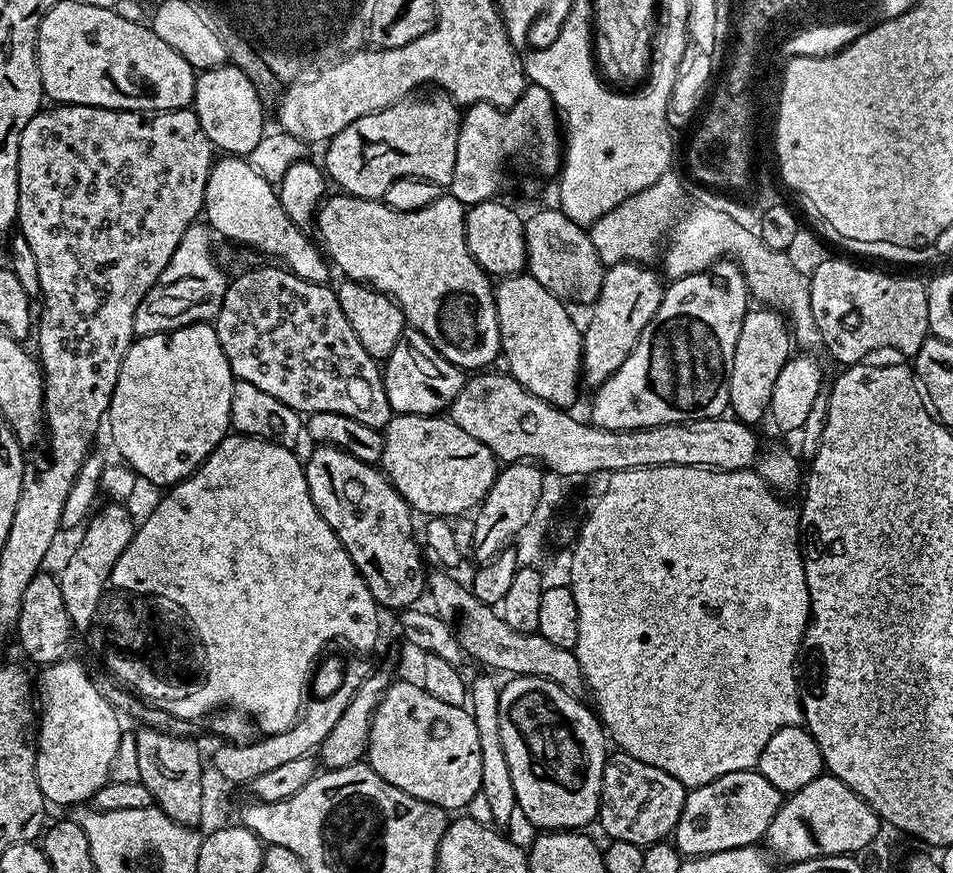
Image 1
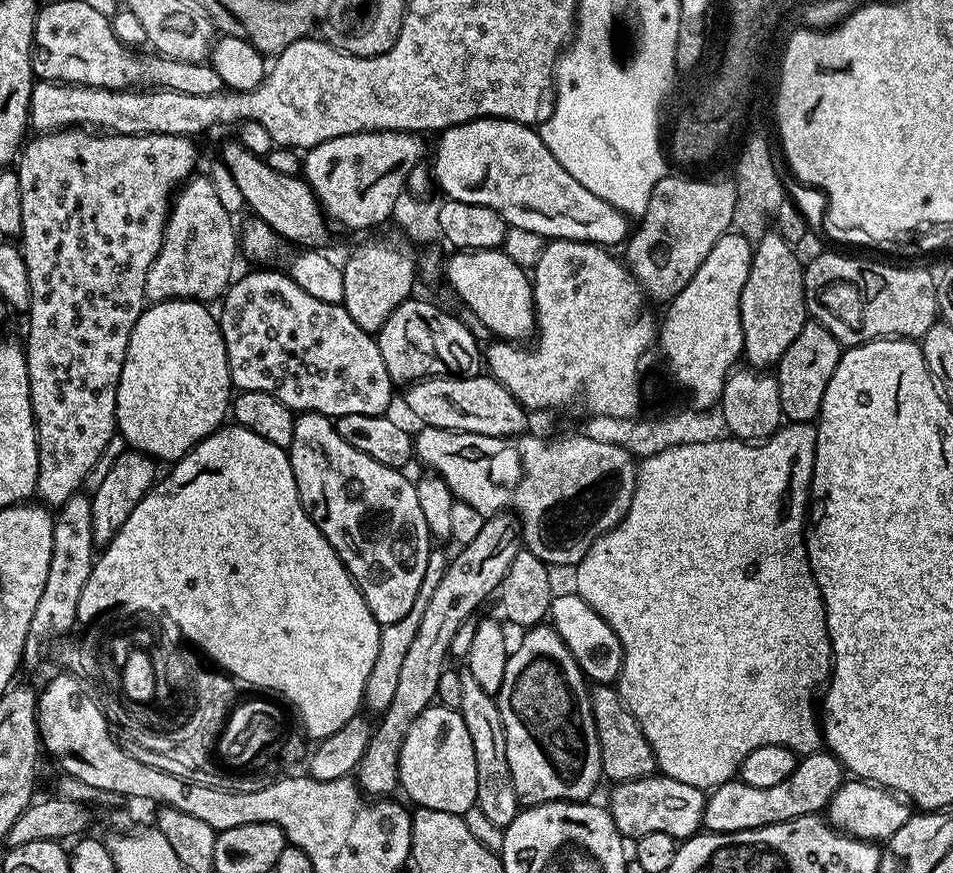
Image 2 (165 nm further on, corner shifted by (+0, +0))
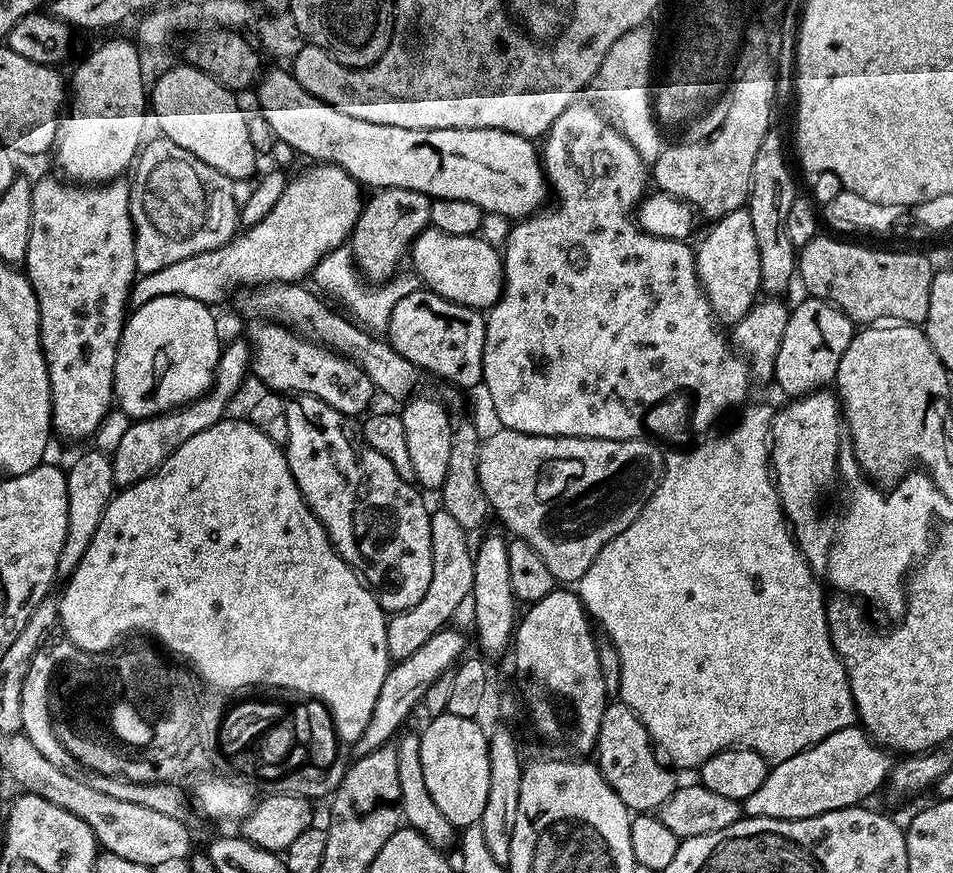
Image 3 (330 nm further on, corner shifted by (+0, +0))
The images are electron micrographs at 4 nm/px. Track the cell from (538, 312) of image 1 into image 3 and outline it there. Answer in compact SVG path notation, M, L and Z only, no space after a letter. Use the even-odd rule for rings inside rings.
M429 226L413 240L410 264L411 260L416 267L415 275L419 283L427 291L437 292L450 302L467 308L487 310L500 301L504 289L504 262L498 249L490 246L490 242L486 242L479 234L474 236L446 234Z

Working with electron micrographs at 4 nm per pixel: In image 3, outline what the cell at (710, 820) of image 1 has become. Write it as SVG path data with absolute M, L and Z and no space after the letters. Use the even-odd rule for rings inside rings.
M863 727L843 728L838 734L830 734L830 738L822 738L822 742L794 754L794 758L772 764L766 782L742 801L743 815L801 820L830 810L855 808L863 805L867 796L885 787L893 763L889 749L877 744Z

